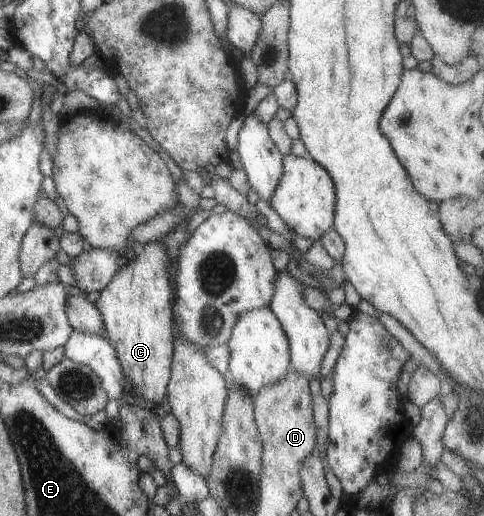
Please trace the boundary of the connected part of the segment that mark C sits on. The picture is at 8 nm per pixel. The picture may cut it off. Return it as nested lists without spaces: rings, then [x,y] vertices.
[[[161,239],[142,246],[108,286],[93,297],[103,320],[105,335],[115,348],[125,378],[125,389],[157,406],[167,397],[173,357],[173,291],[169,285],[172,266],[168,266],[168,262]]]

